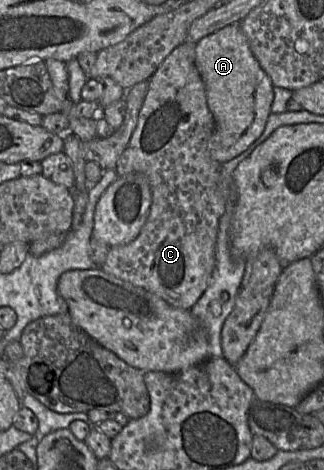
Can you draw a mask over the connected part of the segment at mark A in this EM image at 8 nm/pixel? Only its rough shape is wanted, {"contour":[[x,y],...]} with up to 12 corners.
{"contour":[[240,24],[196,43],[223,164],[263,133],[273,84]]}

